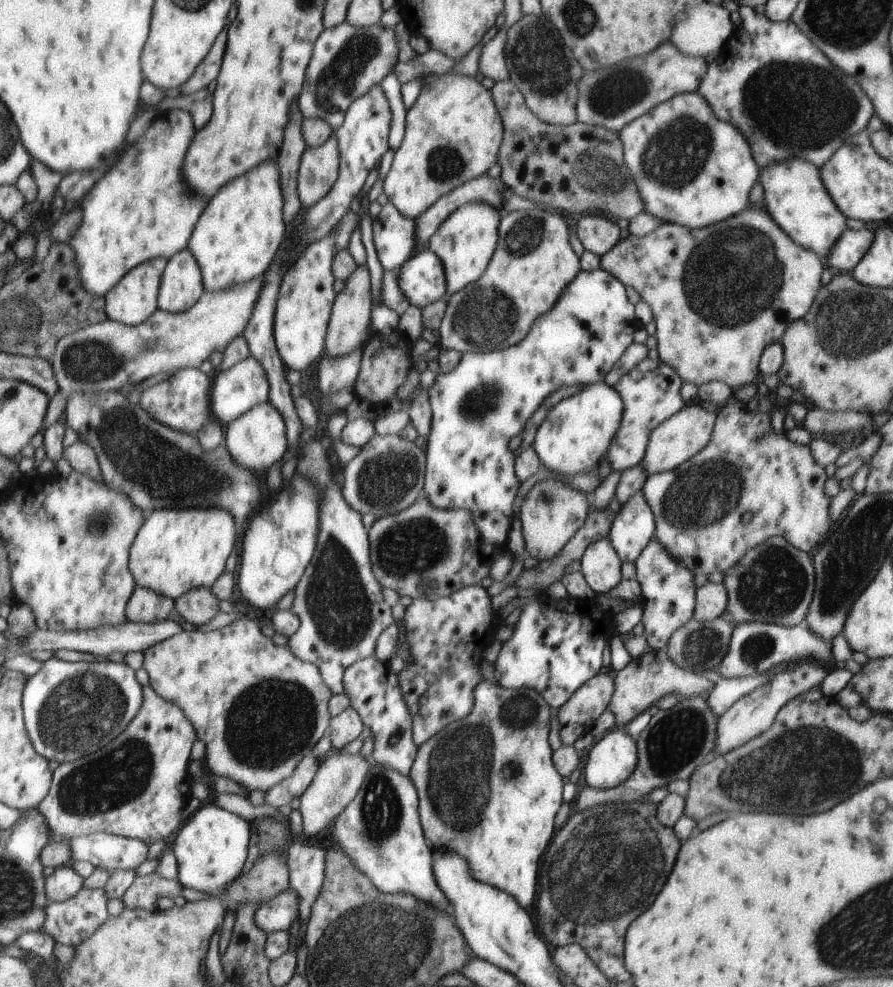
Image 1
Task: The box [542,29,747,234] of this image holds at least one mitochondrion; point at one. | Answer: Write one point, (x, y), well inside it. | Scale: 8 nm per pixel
(676, 153)

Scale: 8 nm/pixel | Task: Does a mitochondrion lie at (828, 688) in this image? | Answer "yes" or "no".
no

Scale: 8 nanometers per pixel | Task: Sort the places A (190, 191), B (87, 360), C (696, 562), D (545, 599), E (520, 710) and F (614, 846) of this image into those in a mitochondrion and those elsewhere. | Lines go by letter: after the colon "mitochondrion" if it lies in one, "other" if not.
A: other
B: mitochondrion
C: other
D: other
E: mitochondrion
F: mitochondrion

